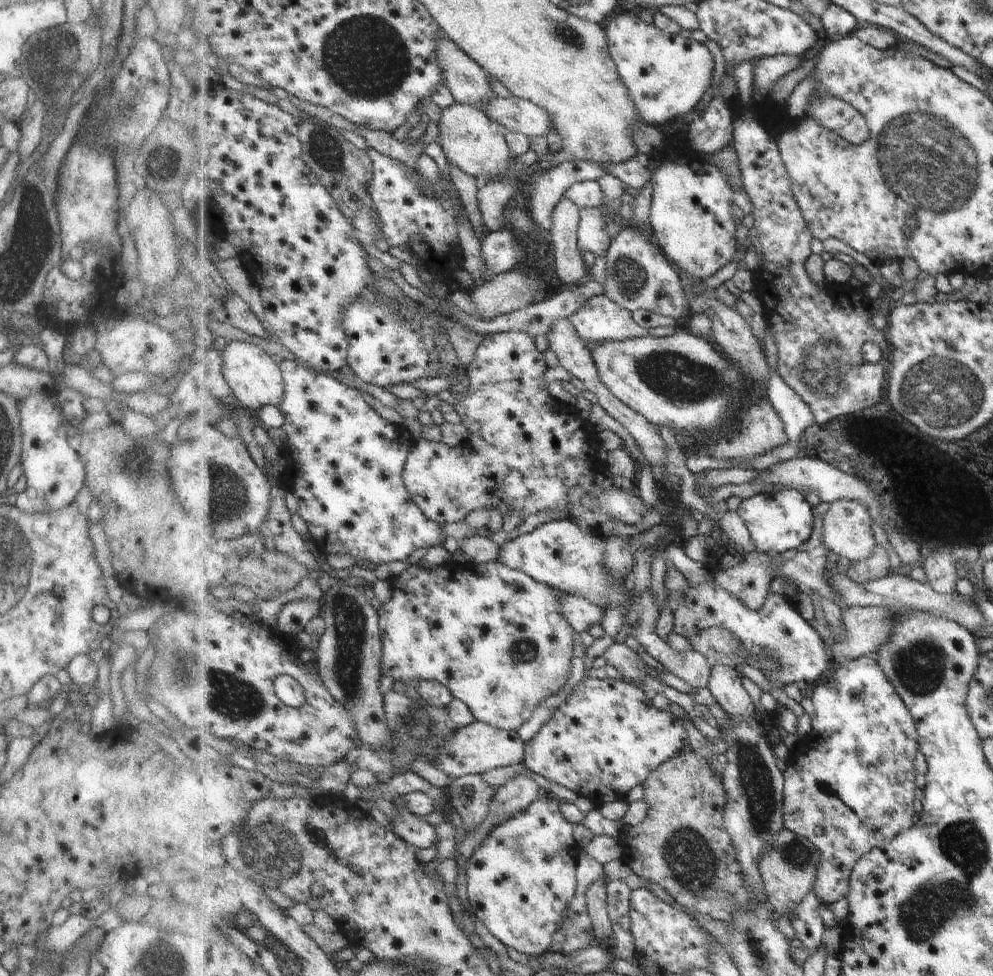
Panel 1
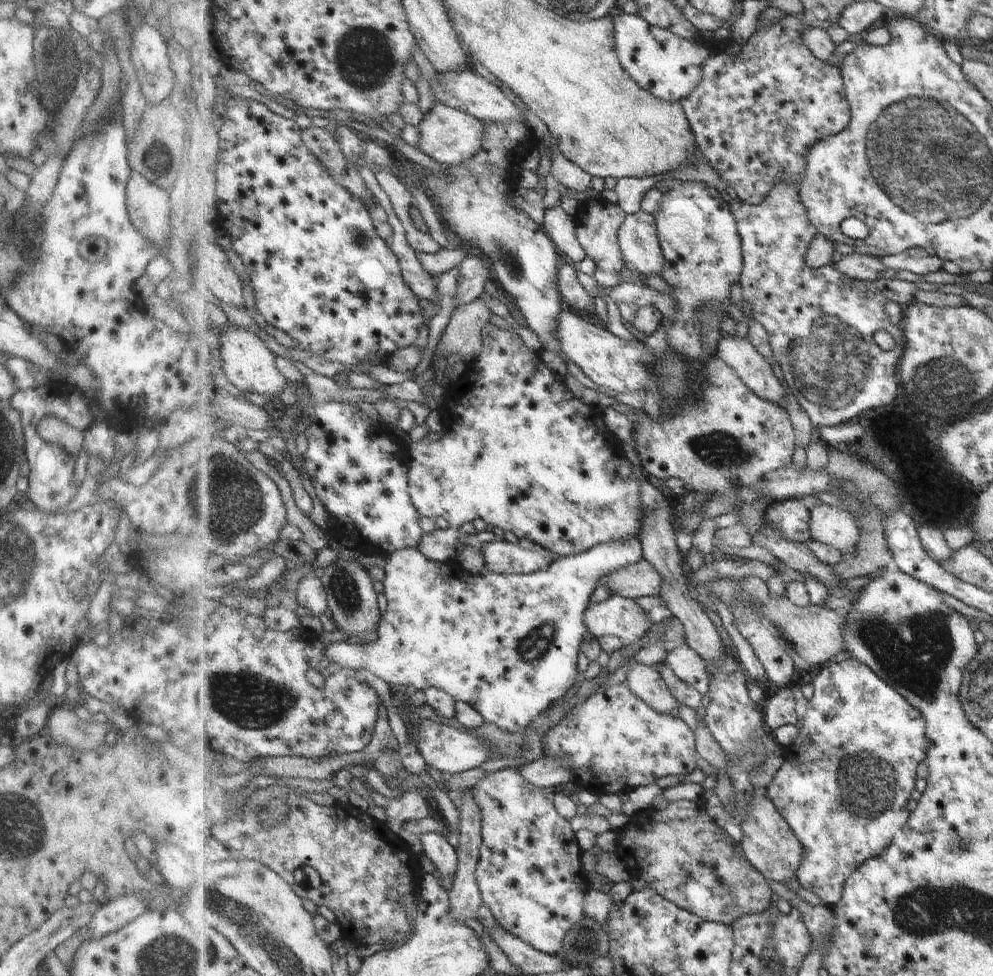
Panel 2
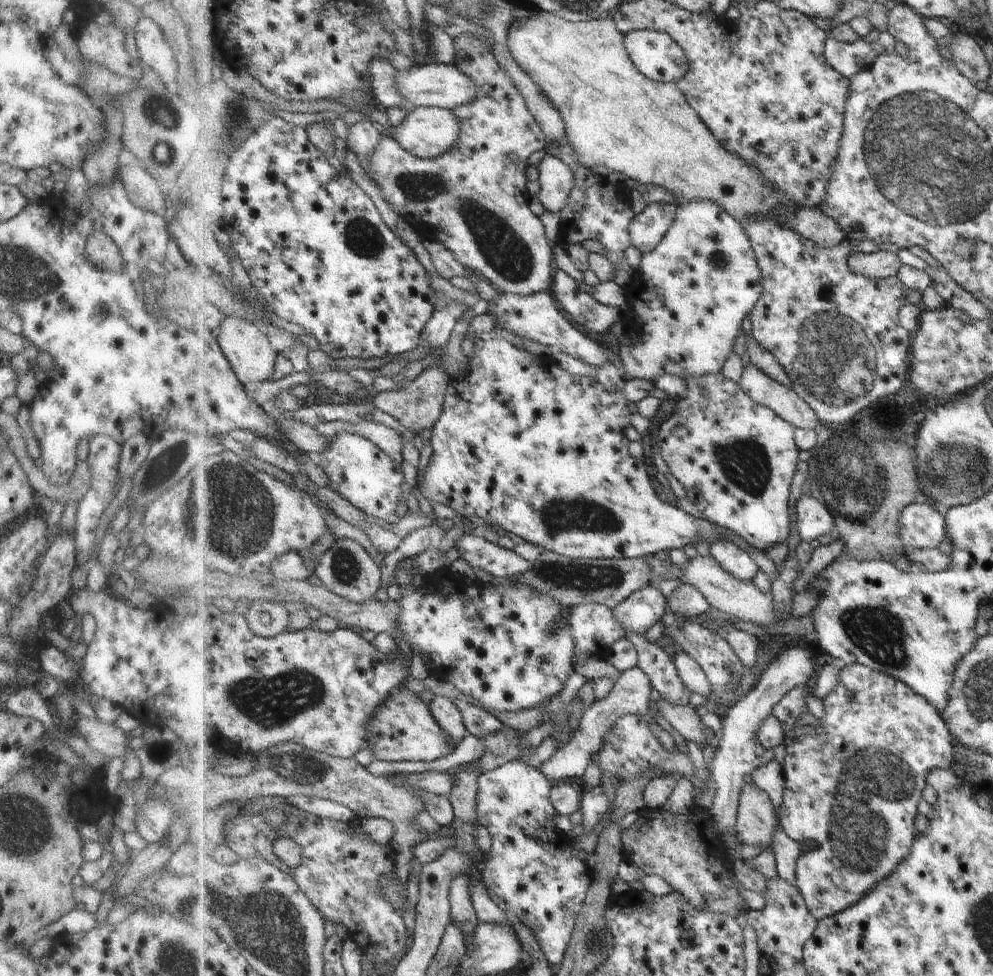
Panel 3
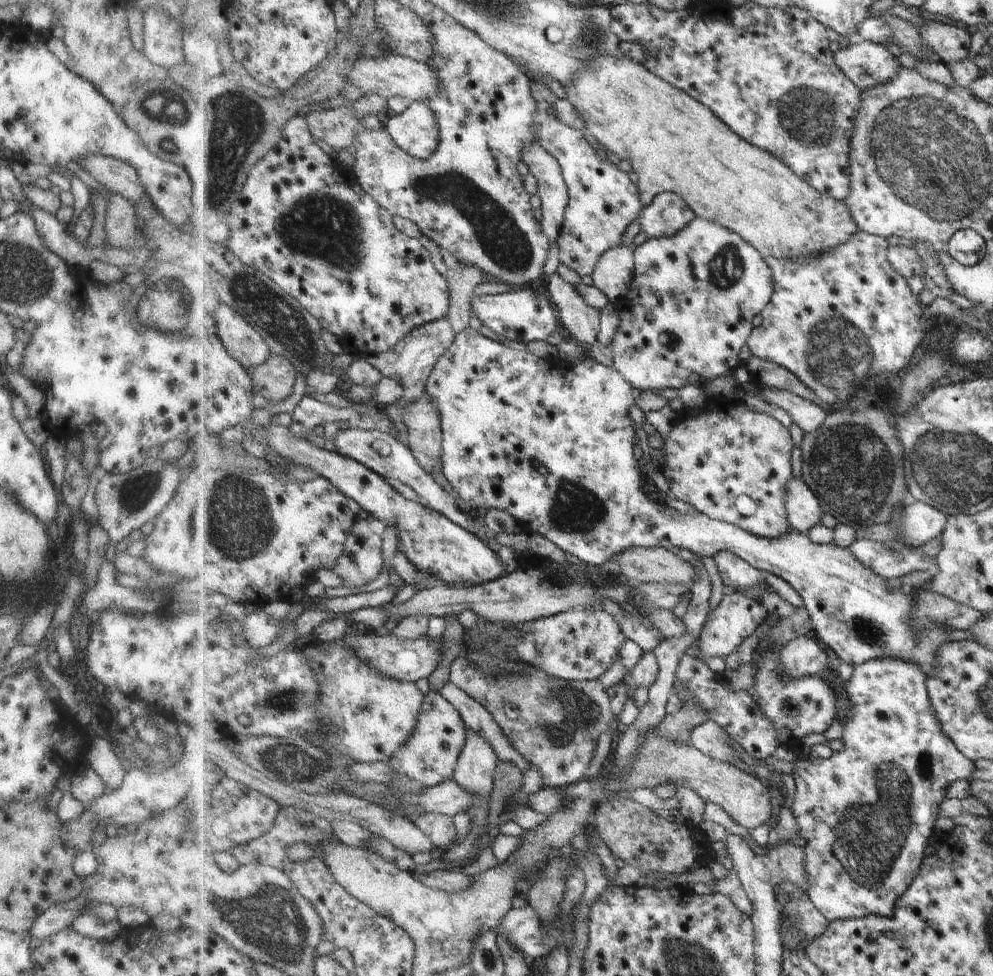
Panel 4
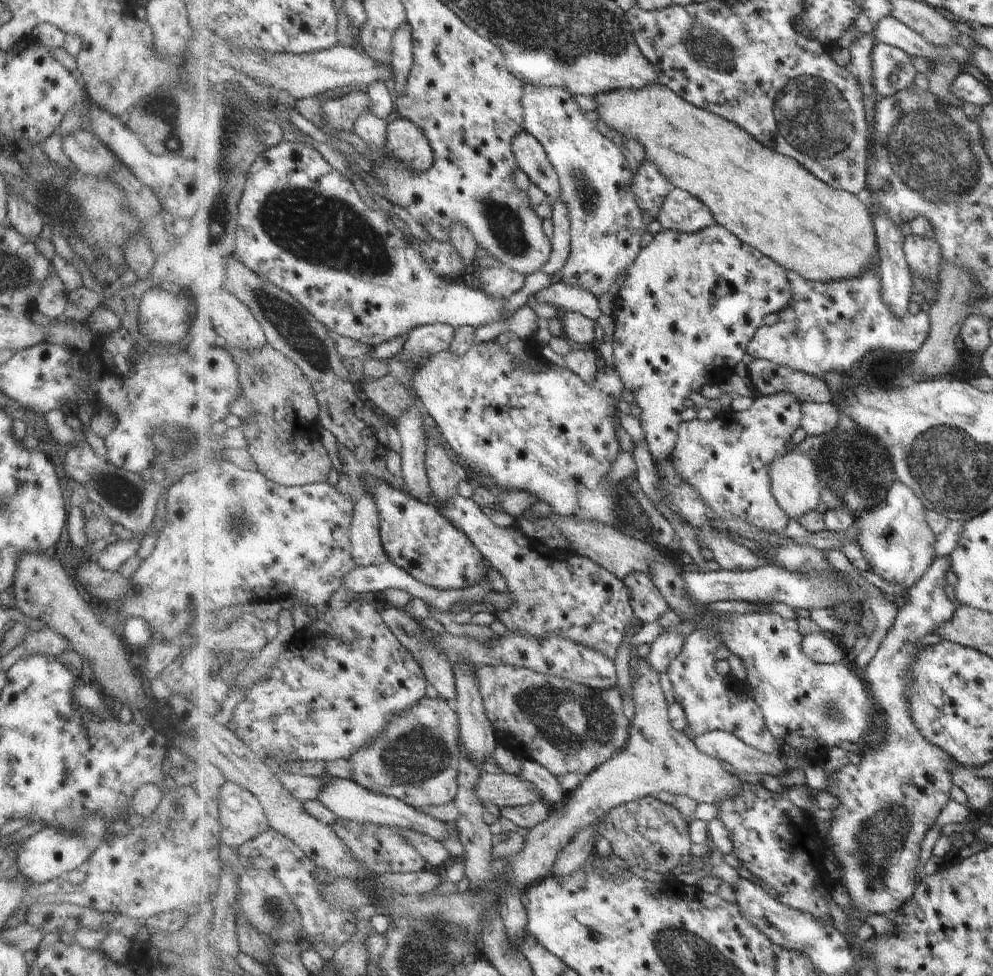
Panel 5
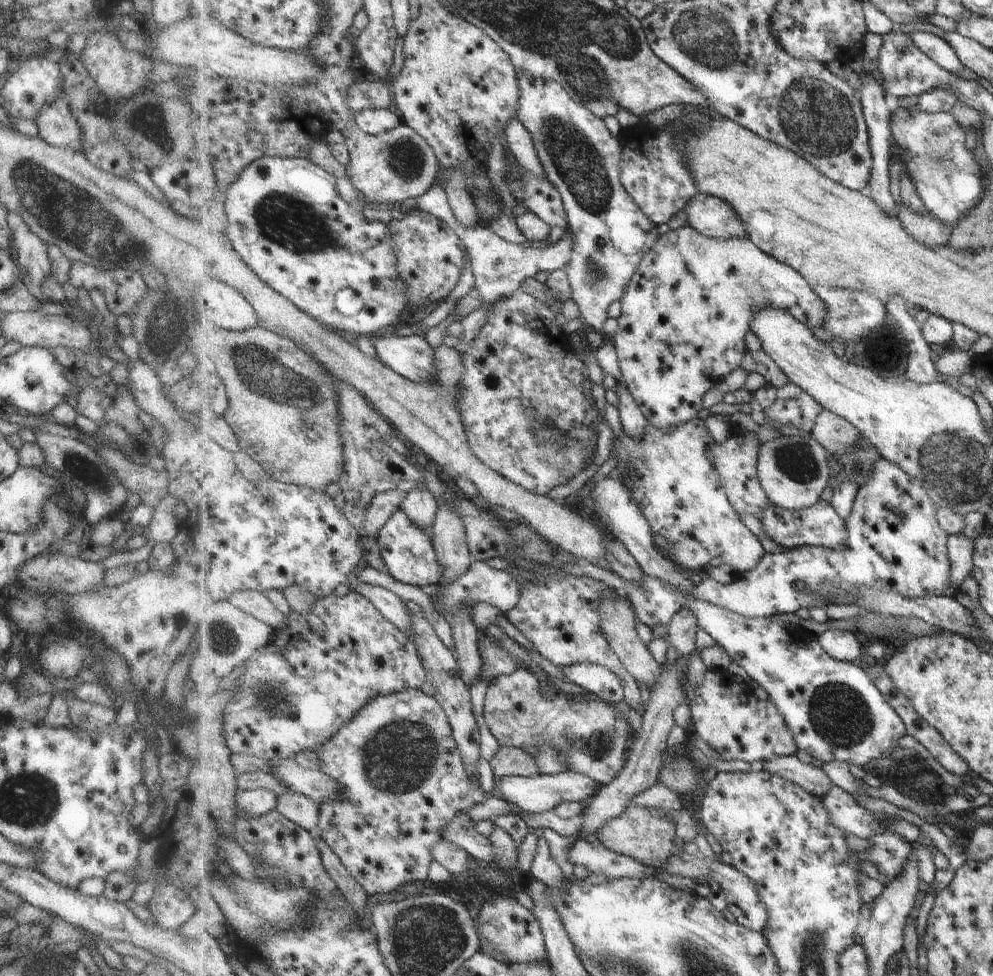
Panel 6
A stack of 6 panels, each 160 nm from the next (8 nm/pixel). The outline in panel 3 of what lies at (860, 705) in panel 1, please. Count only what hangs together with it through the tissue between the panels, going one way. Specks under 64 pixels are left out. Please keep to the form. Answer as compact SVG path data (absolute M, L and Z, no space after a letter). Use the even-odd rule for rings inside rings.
M845 665L839 671L837 686L822 699L822 702L825 715L819 719L820 725L799 731L797 733L798 740L785 748L786 756L782 763L782 769L786 778L786 791L779 814L780 826L793 840L801 843L805 848L797 861L796 886L806 900L808 909L818 921L835 916L846 908L859 904L871 889L883 882L886 877L891 876L899 864L906 860L919 836L917 828L915 828L915 814L919 814L919 802L923 798L923 790L927 786L929 773L935 769L951 771L956 762L954 736L944 717L923 695L920 696L912 686L894 676L869 669L865 665Z

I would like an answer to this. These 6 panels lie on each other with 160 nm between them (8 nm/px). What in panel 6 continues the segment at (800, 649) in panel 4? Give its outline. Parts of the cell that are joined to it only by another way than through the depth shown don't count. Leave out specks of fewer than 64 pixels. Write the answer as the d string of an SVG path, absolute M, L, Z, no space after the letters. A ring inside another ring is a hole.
M831 629L817 637L829 656L843 662L859 661L861 650L864 650L864 646L861 645L853 631Z

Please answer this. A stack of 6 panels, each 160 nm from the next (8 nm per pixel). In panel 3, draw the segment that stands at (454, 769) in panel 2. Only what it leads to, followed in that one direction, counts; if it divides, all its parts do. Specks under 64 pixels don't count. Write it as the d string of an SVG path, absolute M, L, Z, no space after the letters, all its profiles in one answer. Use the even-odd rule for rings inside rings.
M396 689L380 704L372 723L368 724L366 748L372 750L377 760L401 762L401 760L422 760L433 762L451 753L455 746L448 738L448 733L436 721L429 707L415 692L408 689Z

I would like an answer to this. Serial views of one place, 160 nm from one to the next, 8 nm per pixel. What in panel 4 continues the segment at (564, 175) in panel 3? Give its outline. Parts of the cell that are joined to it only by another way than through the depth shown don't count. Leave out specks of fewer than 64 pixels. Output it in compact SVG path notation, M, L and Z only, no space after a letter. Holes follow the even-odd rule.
M539 143L528 146L522 162L537 180L537 195L542 202L543 228L552 243L561 238L560 231L566 219L570 196L559 161Z

